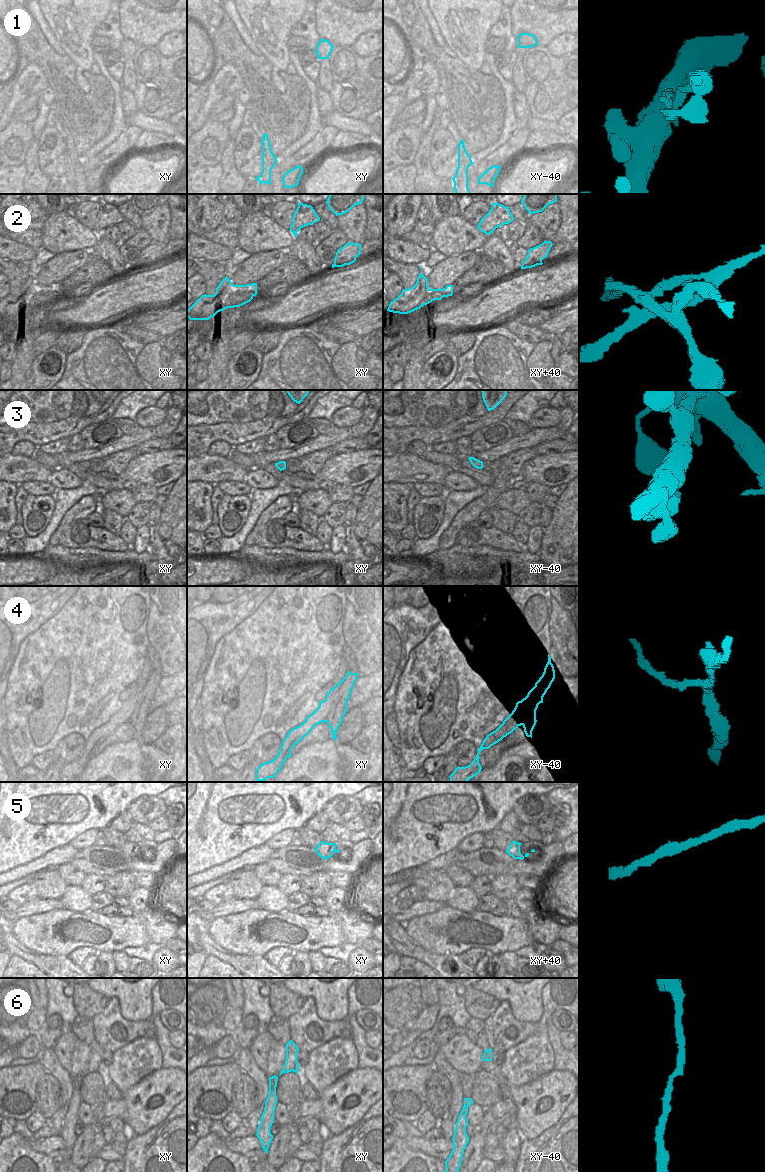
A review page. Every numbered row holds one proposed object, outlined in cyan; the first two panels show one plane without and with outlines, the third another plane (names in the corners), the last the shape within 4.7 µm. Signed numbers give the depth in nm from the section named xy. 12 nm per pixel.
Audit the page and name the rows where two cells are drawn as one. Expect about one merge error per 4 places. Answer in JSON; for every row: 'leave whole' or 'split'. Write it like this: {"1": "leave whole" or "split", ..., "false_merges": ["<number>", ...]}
{"1": "leave whole", "2": "split", "3": "leave whole", "4": "split", "5": "leave whole", "6": "leave whole", "false_merges": ["2", "4"]}

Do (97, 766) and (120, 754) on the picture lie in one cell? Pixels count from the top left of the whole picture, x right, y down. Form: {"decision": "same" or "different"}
{"decision": "same"}

